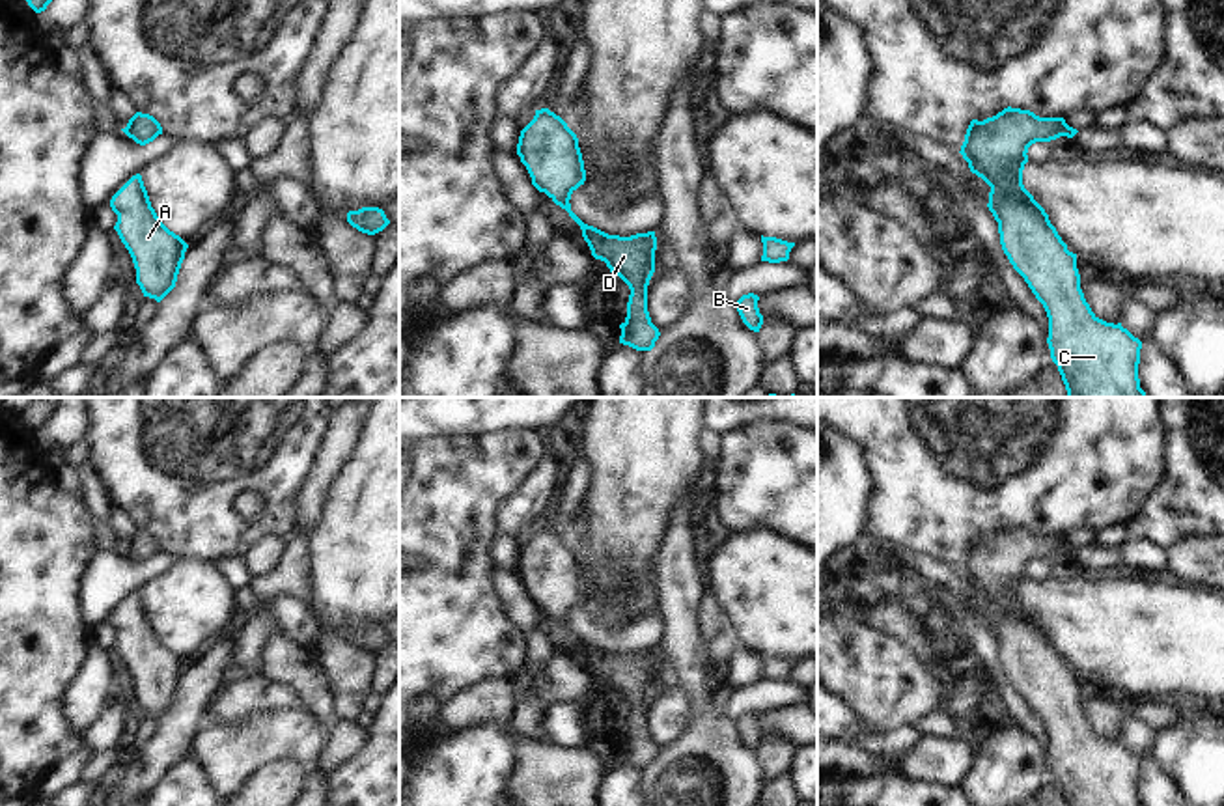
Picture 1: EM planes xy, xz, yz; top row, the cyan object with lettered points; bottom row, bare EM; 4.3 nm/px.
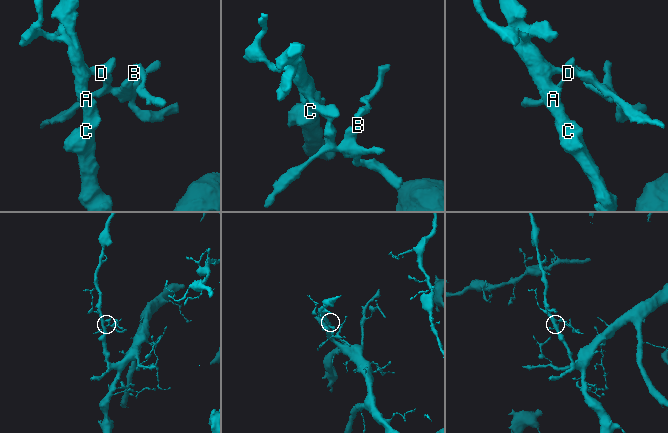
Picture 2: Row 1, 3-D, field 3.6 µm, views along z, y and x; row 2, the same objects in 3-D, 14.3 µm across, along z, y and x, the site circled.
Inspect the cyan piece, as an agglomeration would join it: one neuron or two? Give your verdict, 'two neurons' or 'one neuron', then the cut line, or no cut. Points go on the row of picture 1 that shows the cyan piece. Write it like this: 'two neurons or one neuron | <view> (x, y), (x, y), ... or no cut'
one neuron | no cut

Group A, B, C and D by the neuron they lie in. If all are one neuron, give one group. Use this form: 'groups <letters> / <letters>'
groups A B C D

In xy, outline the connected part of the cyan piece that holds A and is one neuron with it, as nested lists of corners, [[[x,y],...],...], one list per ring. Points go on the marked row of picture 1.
[[[140,174],[132,175],[112,196],[110,207],[118,215],[114,229],[118,231],[121,243],[125,244],[132,257],[136,269],[136,284],[140,285],[144,297],[160,302],[175,287],[177,274],[188,244],[160,222],[155,209],[151,207]]]

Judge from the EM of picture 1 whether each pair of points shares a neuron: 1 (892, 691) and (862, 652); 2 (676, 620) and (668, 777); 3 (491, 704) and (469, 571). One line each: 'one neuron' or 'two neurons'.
1: one neuron
2: one neuron
3: two neurons

